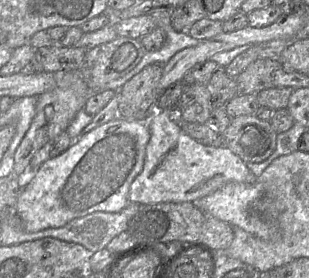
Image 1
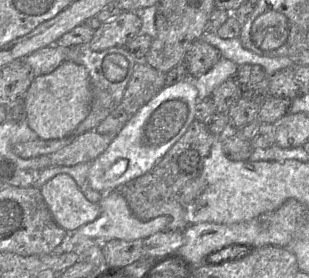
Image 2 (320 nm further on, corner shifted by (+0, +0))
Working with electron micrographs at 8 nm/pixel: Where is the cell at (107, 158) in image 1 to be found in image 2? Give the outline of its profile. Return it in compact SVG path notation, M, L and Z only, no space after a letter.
M191 78L165 86L131 116L108 148L91 162L88 174L89 187L101 193L115 191L150 171L195 120L197 102L198 92Z

